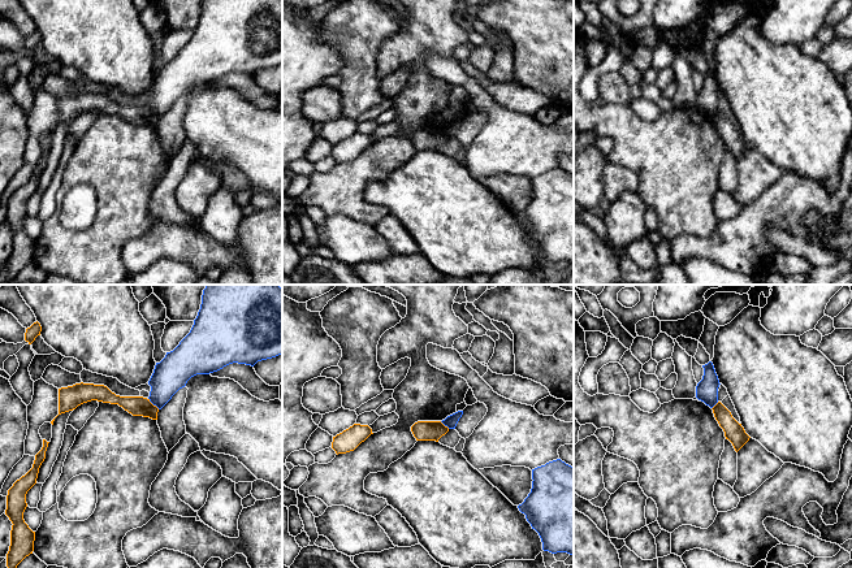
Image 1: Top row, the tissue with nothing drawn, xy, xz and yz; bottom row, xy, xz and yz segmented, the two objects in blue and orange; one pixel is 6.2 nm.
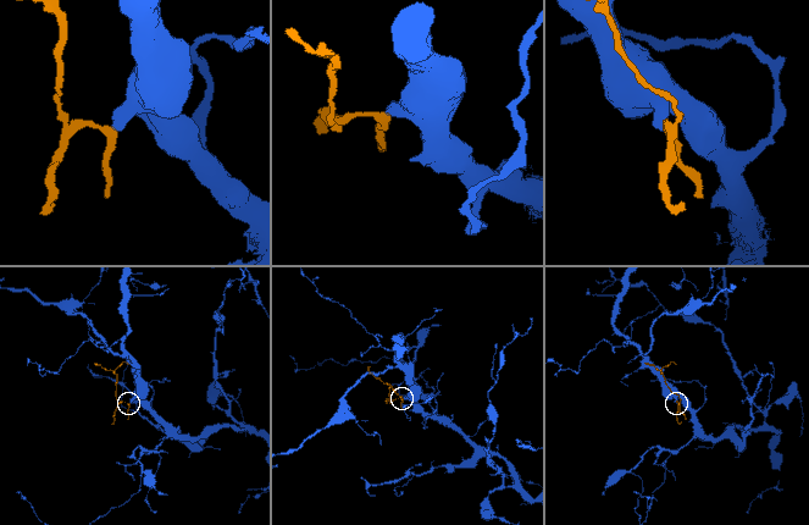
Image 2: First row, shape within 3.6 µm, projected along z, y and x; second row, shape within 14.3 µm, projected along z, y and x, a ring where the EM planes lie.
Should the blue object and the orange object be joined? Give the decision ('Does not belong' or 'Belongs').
Does not belong

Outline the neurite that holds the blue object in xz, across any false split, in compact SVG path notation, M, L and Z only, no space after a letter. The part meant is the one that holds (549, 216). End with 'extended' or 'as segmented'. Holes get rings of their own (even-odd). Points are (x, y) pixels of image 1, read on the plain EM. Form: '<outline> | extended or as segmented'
M561 168L532 178L532 198L519 220L552 263L574 264L574 175Z | as segmented

